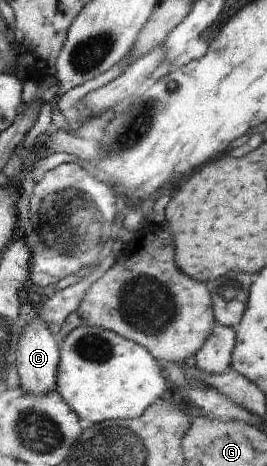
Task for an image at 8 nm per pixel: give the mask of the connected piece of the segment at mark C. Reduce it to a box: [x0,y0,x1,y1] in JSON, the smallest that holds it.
[16,315,60,396]

